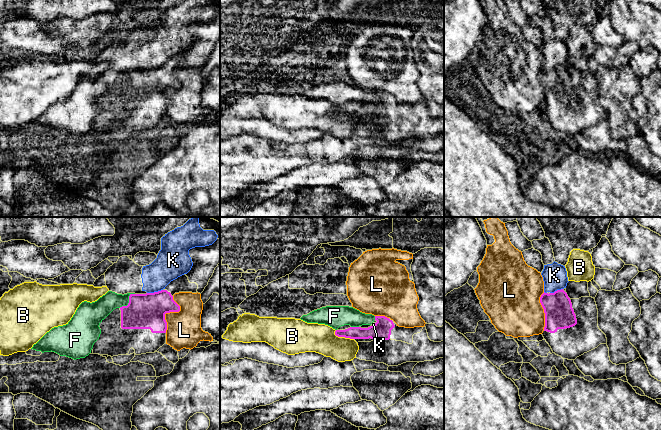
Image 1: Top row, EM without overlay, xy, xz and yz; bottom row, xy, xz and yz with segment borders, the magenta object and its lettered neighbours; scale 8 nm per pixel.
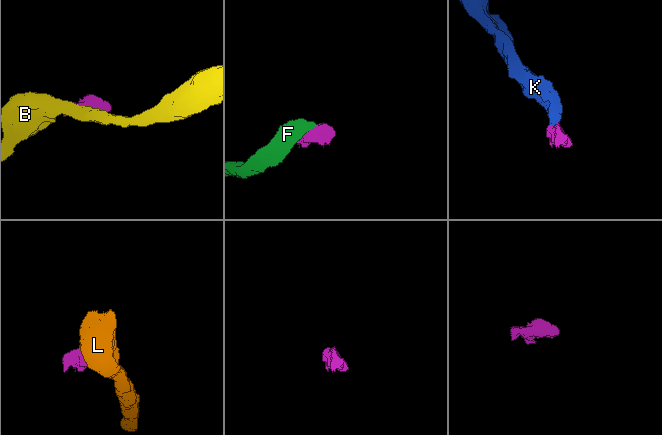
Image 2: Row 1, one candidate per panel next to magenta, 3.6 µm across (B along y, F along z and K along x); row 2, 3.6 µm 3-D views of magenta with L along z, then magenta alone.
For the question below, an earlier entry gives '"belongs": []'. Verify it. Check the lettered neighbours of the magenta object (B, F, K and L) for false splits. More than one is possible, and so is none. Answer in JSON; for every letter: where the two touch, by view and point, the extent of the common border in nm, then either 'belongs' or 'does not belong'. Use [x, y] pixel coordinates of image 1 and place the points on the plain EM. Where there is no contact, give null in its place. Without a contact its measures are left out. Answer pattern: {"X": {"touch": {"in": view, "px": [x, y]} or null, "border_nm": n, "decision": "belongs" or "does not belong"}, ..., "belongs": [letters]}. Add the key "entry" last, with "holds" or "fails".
{"B": {"touch": {"in": "xz", "px": [343, 112]}, "border_nm": 170, "decision": "does not belong"}, "F": {"touch": {"in": "xy", "px": [129, 78]}, "border_nm": 170, "decision": "does not belong"}, "K": {"touch": {"in": "xy", "px": [154, 68]}, "border_nm": 130, "decision": "does not belong"}, "L": {"touch": {"in": "xy", "px": [170, 87]}, "border_nm": 300, "decision": "does not belong"}, "belongs": [], "entry": "holds"}

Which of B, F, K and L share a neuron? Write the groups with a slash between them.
B / F K / L

